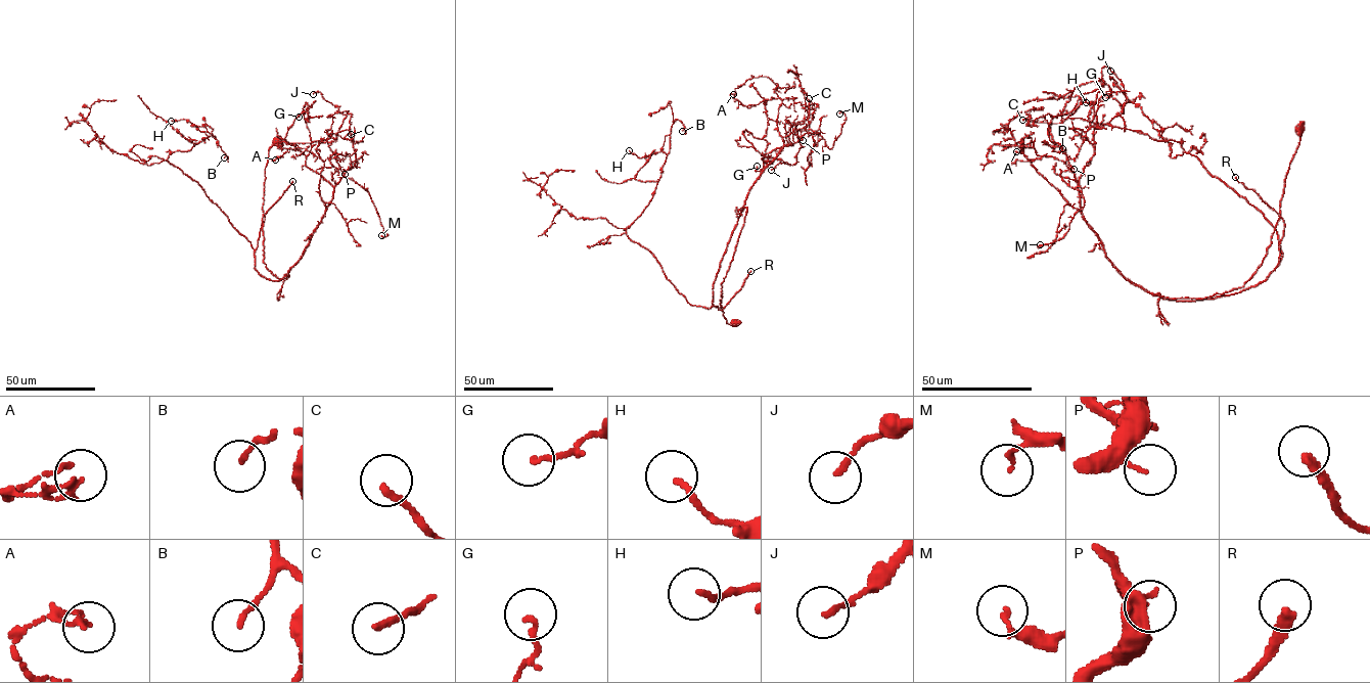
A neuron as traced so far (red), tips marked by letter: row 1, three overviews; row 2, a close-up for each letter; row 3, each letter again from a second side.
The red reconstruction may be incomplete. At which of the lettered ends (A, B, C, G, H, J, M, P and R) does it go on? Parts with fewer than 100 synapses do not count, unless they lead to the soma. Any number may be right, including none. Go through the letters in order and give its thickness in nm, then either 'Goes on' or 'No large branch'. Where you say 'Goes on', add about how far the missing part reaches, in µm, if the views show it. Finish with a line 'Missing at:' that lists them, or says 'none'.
A: Thickness 160 nm. No large branch
B: Thickness 140 nm. No large branch
C: Thickness 190 nm. No large branch
G: Thickness 120 nm. No large branch
H: Thickness 170 nm. No large branch
J: Thickness 150 nm. No large branch
M: Thickness 120 nm. No large branch
P: Thickness 110 nm. No large branch
R: Thickness 280 nm. Goes on. Missing length about 170 µm
Missing at: R

